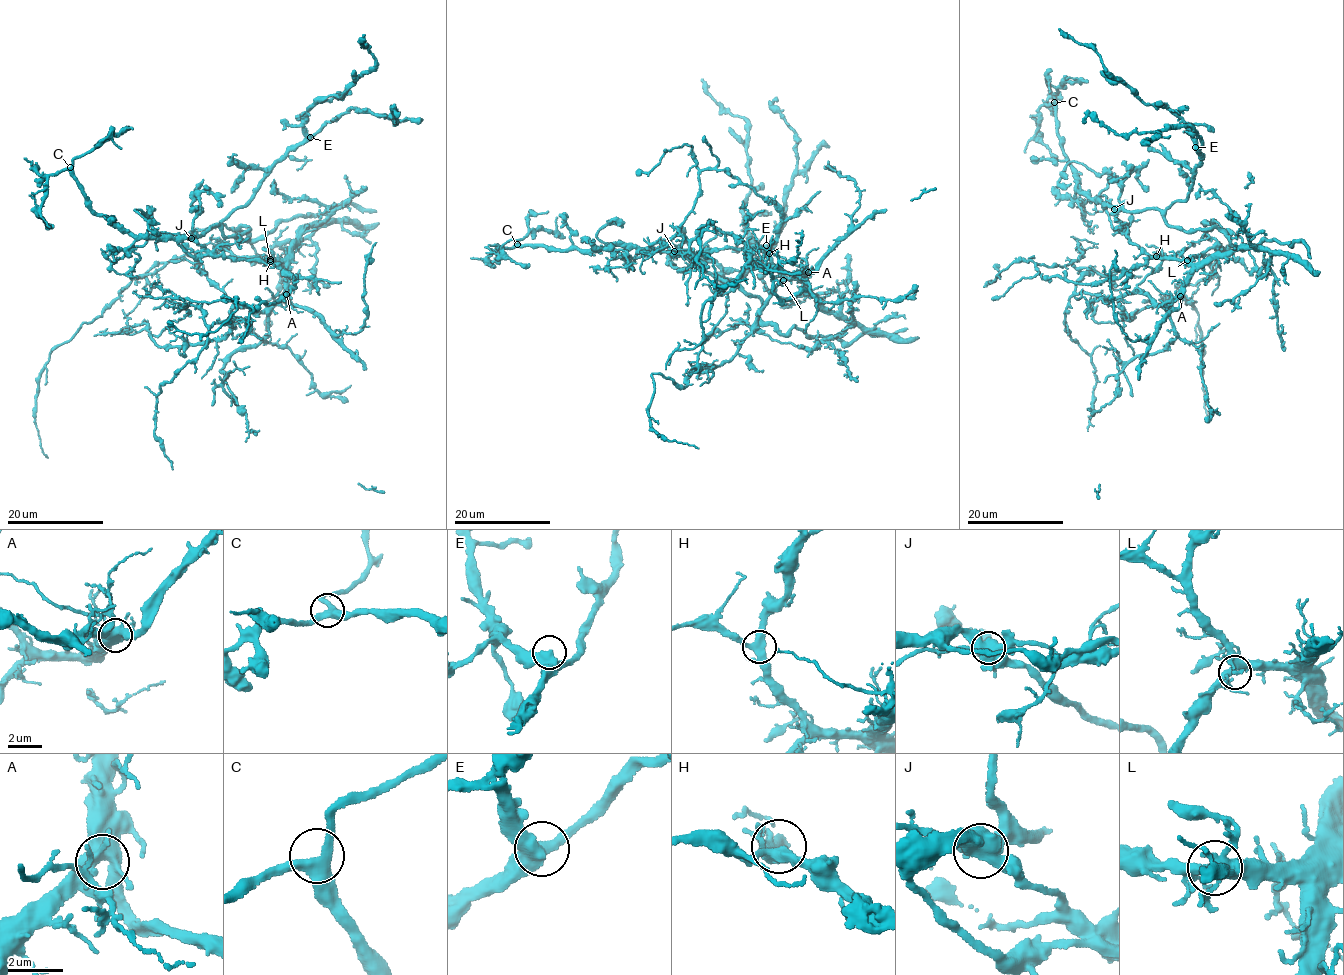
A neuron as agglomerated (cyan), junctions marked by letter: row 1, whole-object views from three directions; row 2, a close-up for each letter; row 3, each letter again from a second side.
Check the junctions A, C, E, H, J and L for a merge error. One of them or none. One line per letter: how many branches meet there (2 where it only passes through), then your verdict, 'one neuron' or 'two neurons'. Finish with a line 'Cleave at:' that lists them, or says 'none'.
A: branches 5; one neuron
C: branches 3; one neuron
E: branches 3; one neuron
H: branches 4; one neuron
J: branches 5; one neuron
L: branches 7; one neuron
Cleave at: none

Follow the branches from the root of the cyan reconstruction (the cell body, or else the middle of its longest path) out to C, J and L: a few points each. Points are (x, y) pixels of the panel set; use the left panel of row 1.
C: (248, 259), (209, 255), (193, 257), (174, 240), (132, 237), (91, 209), (83, 186), (70, 167)
J: (248, 259), (214, 256), (190, 239)
L: (248, 259), (265, 263), (270, 259)

